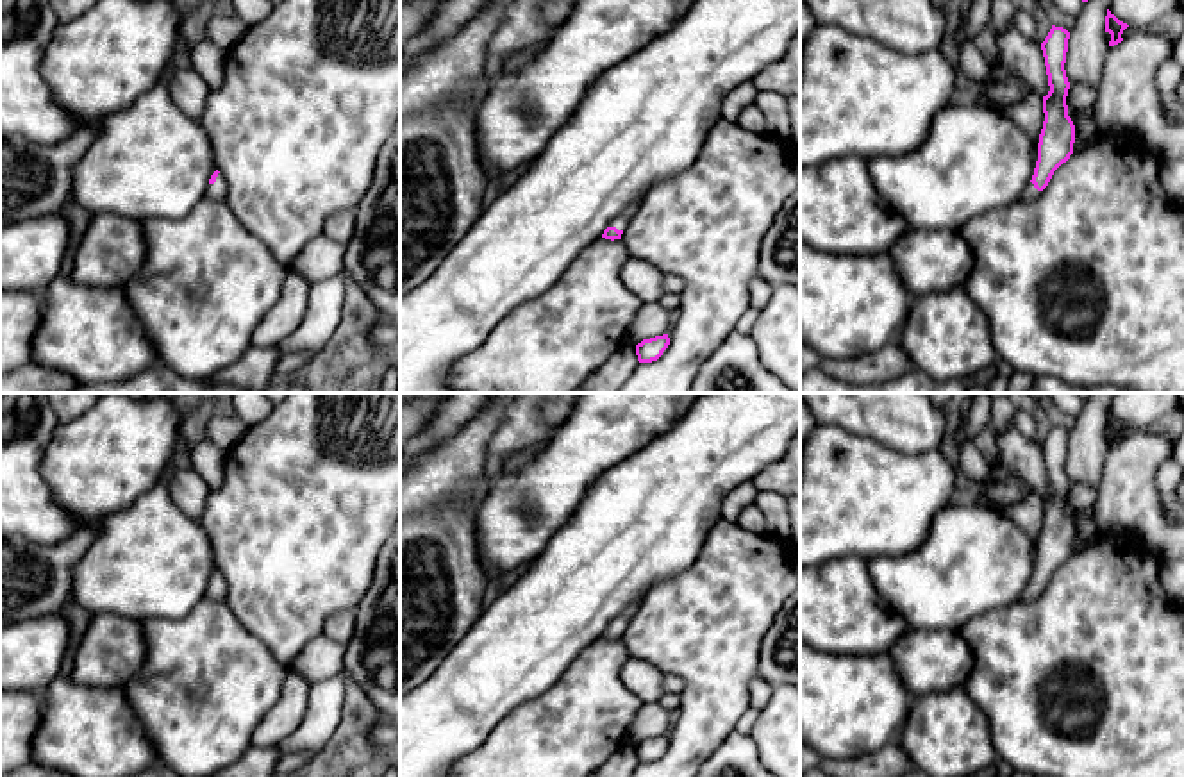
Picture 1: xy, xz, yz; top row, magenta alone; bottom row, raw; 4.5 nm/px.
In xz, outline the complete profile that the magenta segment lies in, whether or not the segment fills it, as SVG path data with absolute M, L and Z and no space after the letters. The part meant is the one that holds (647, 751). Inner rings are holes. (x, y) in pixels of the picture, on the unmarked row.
M668 734L643 739L641 743L636 745L638 761L639 763L657 761L663 756L663 752L668 748L668 745L670 745Z

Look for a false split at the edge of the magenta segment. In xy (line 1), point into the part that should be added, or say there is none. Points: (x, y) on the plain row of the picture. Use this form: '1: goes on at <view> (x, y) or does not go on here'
1: does not go on here

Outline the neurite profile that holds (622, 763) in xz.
M625 743L589 777L630 777L638 764L636 745Z

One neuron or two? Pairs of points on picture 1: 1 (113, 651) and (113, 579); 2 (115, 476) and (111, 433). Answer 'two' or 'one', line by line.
1: two
2: one

